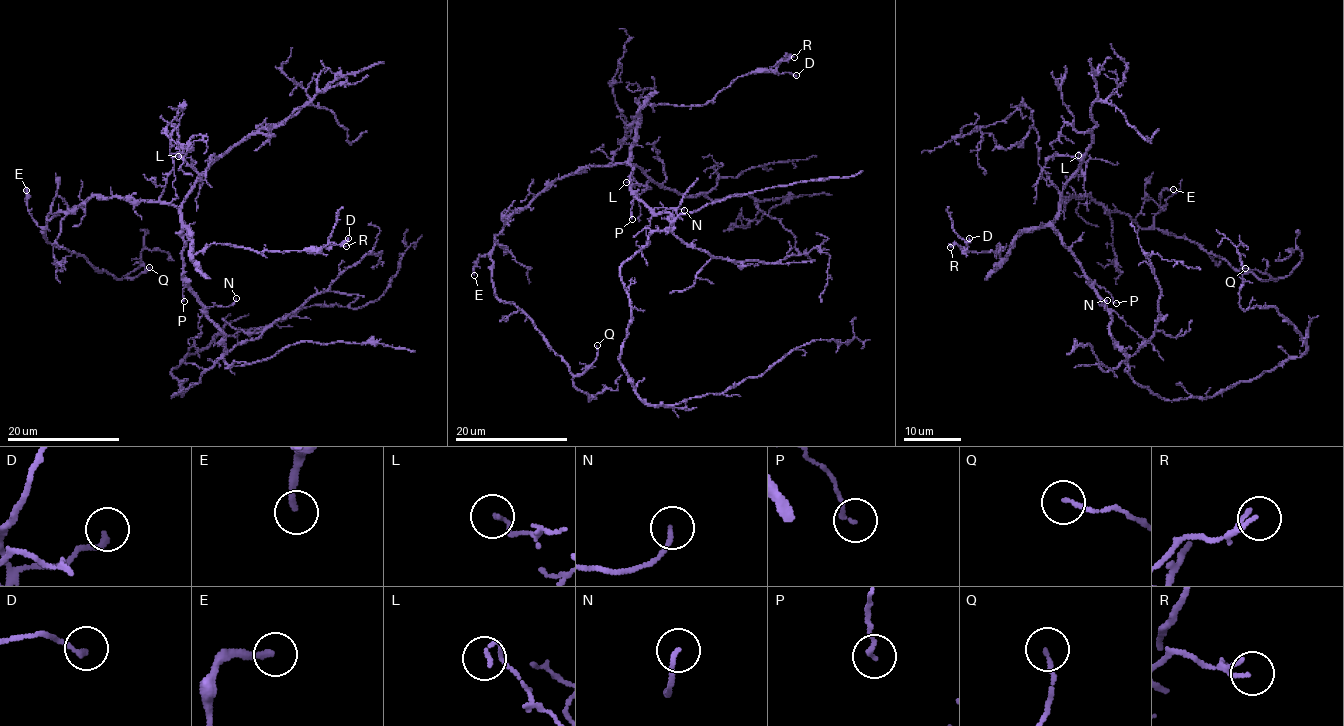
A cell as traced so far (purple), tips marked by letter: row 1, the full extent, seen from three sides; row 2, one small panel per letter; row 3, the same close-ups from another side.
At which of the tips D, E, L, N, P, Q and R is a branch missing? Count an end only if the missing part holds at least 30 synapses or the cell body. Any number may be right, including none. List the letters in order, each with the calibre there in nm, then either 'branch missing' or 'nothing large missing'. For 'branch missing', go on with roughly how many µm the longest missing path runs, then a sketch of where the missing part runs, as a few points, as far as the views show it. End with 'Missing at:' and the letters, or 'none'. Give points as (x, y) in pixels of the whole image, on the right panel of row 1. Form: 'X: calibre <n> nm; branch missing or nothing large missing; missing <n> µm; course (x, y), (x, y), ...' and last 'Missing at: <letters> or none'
D: calibre 200 nm; nothing large missing
E: calibre 240 nm; nothing large missing
L: calibre 130 nm; nothing large missing
N: calibre 140 nm; nothing large missing
P: calibre 140 nm; nothing large missing
Q: calibre 140 nm; nothing large missing
R: calibre 90 nm; nothing large missing
Missing at: none

